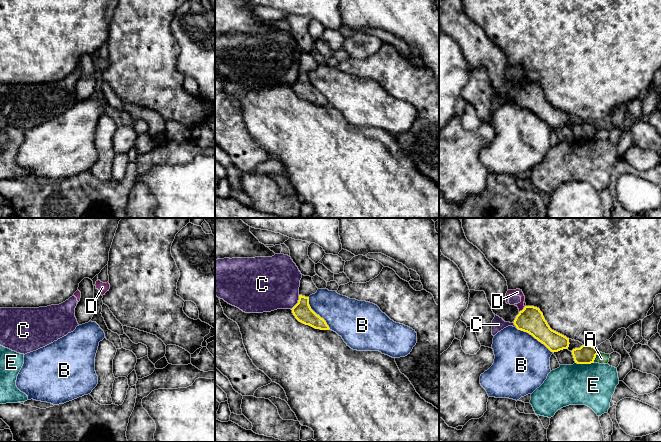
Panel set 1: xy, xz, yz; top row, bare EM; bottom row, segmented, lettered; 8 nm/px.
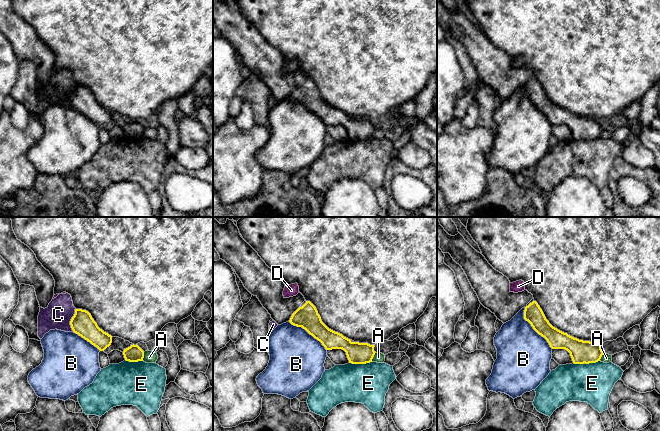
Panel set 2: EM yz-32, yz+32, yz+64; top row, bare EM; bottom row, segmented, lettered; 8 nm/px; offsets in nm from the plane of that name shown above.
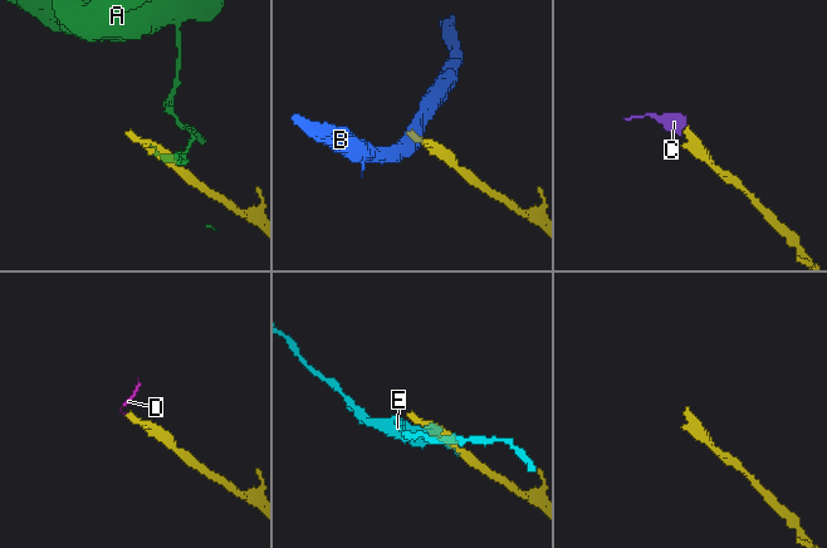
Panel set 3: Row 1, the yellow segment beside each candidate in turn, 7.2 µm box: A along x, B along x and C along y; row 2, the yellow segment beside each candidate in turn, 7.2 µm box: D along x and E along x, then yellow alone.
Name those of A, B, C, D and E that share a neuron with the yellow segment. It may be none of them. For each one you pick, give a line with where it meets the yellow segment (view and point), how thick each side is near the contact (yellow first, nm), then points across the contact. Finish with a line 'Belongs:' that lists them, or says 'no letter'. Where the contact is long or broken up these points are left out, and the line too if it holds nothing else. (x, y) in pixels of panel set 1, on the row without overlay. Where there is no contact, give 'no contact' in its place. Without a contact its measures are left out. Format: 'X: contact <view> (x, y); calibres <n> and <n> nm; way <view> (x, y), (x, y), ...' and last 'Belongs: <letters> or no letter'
Belongs: no letter

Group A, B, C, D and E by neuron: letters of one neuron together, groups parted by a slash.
A / B / C D / E

